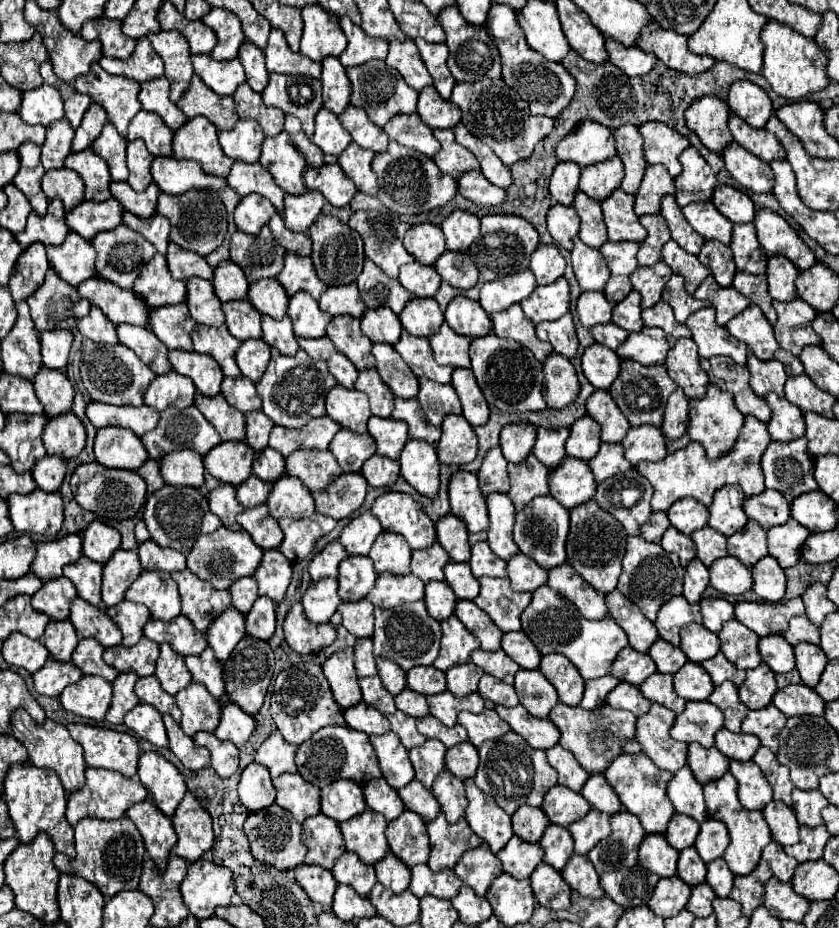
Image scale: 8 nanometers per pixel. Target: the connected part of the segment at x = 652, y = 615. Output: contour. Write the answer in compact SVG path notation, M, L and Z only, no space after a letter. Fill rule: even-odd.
M630 536L628 538L628 550L626 550L626 556L622 560L622 566L624 566L624 570L622 570L622 576L620 576L620 582L618 582L618 590L630 602L634 602L650 622L656 620L656 612L666 600L682 594L684 568L680 566L676 554L662 550L660 544L646 542L640 536Z

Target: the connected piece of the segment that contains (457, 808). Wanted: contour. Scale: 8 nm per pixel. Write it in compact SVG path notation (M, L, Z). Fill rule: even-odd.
M442 770L442 774L438 774L438 778L434 780L432 792L440 802L440 808L446 814L446 820L450 824L456 824L458 818L464 816L464 808L468 804L464 796L464 782L456 778L450 770Z

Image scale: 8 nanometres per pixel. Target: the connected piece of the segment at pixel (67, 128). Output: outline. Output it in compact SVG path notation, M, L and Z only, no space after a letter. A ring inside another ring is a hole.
M66 118L54 122L54 126L46 126L46 142L42 144L42 166L46 170L62 168L66 156L70 154L74 138L74 128Z

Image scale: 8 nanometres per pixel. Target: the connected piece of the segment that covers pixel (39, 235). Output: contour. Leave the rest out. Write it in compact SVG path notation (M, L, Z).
M58 198L50 200L46 216L38 216L30 212L26 228L16 236L22 248L28 248L34 242L42 242L46 246L62 244L68 234L68 226L64 222L64 206L58 202Z

